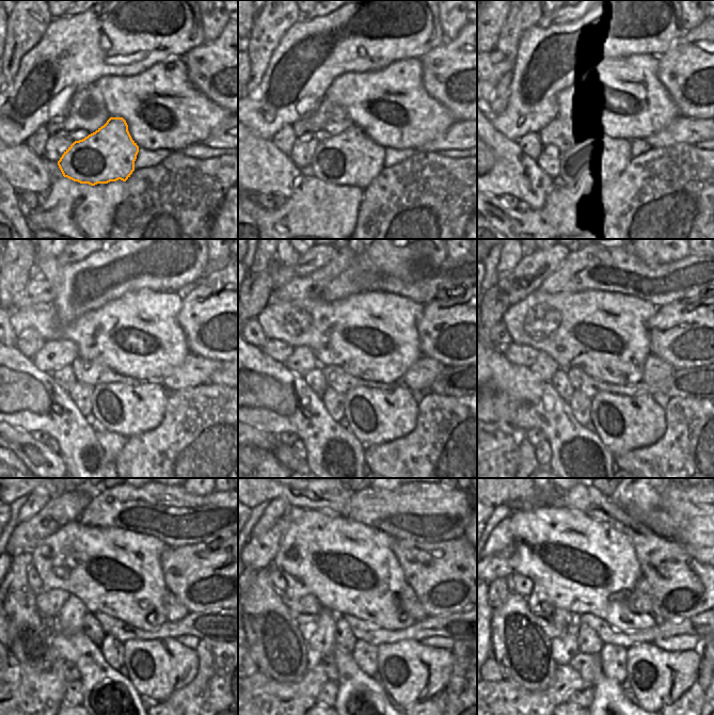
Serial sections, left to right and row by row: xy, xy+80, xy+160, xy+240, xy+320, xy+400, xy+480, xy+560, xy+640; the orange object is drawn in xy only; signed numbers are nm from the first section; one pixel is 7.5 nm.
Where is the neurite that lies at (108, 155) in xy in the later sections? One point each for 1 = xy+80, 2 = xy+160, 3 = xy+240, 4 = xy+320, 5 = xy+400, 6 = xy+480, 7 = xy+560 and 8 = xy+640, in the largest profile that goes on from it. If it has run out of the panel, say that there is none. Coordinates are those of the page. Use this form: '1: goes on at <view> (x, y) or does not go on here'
1: goes on at xy+80 (350, 158)
2: goes on at xy+160 (596, 165)
3: goes on at xy+240 (123, 409)
4: goes on at xy+320 (375, 416)
5: goes on at xy+400 (623, 424)
6: goes on at xy+480 (157, 668)
7: goes on at xy+560 (410, 673)
8: goes on at xy+640 (657, 678)

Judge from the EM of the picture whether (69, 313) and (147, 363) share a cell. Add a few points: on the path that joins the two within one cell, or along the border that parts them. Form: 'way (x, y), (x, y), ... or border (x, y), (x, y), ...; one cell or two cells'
border (100, 306), (68, 323), (63, 323), (54, 314); two cells

